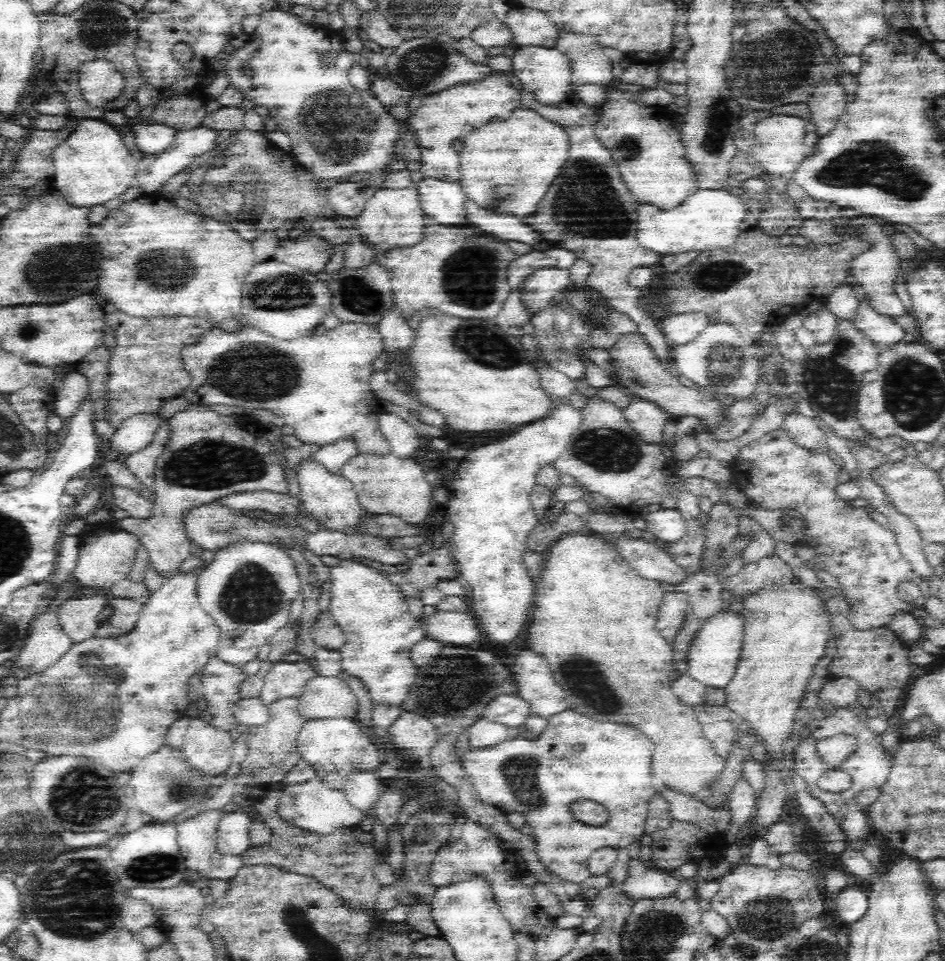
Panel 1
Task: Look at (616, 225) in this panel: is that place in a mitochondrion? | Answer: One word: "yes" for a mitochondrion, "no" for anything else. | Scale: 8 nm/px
yes

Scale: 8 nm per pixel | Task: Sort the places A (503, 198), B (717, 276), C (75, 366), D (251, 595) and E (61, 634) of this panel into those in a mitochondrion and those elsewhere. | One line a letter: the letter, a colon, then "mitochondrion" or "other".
A: mitochondrion
B: mitochondrion
C: other
D: mitochondrion
E: other

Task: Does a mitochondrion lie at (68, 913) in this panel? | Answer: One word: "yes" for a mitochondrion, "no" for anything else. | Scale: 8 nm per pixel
yes

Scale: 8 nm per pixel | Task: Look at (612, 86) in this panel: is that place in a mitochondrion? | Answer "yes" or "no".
no

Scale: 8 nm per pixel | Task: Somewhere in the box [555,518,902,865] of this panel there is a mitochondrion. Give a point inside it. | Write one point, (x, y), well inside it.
(579, 672)

